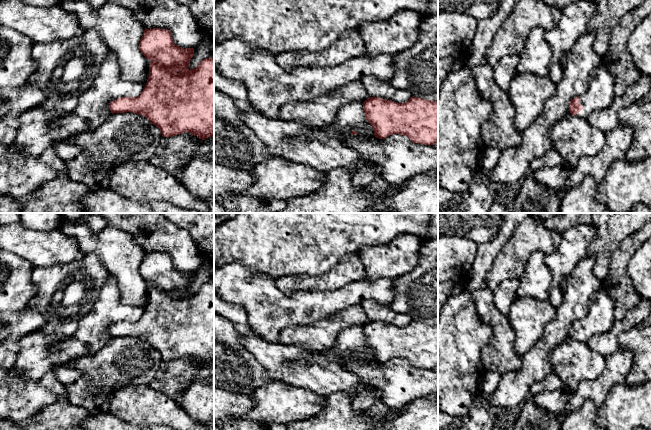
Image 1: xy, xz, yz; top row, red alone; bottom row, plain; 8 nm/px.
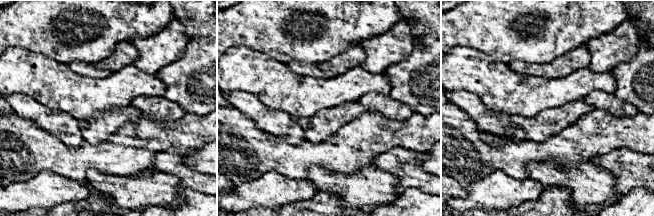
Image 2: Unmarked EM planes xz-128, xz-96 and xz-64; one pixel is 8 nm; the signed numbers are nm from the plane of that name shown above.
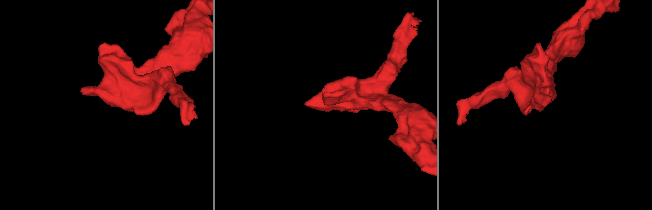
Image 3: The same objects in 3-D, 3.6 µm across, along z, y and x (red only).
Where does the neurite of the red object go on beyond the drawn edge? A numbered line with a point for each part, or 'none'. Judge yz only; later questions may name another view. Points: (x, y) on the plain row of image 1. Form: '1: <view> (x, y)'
1: yz (600, 318)

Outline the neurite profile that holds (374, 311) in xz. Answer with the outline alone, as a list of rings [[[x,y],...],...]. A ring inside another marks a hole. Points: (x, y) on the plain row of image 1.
[[[374,300],[365,301],[362,308],[369,321],[380,321],[401,328],[412,321],[409,314],[395,312],[390,306],[380,304]]]

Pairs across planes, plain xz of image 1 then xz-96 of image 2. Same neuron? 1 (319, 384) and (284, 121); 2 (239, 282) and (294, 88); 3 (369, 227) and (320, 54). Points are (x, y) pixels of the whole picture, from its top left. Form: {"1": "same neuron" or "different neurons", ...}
{"1": "different neurons", "2": "same neuron", "3": "same neuron"}

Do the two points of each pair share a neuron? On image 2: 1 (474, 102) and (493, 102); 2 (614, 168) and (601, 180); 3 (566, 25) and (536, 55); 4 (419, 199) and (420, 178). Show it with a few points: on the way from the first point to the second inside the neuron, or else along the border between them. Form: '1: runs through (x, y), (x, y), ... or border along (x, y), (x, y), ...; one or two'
1: border along (461, 91), (472, 92), (489, 110), (503, 113); two
2: border along (591, 162), (613, 176), (614, 188), (618, 192); two
3: runs through (559, 32), (543, 48); one
4: border along (402, 192), (409, 188), (419, 188), (430, 194); two

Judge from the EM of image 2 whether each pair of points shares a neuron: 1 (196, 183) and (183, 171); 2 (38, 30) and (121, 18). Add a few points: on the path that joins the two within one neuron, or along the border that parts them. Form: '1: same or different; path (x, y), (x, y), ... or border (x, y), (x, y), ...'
1: same; path (193, 180), (186, 174)
2: same; path (59, 18), (100, 18)

